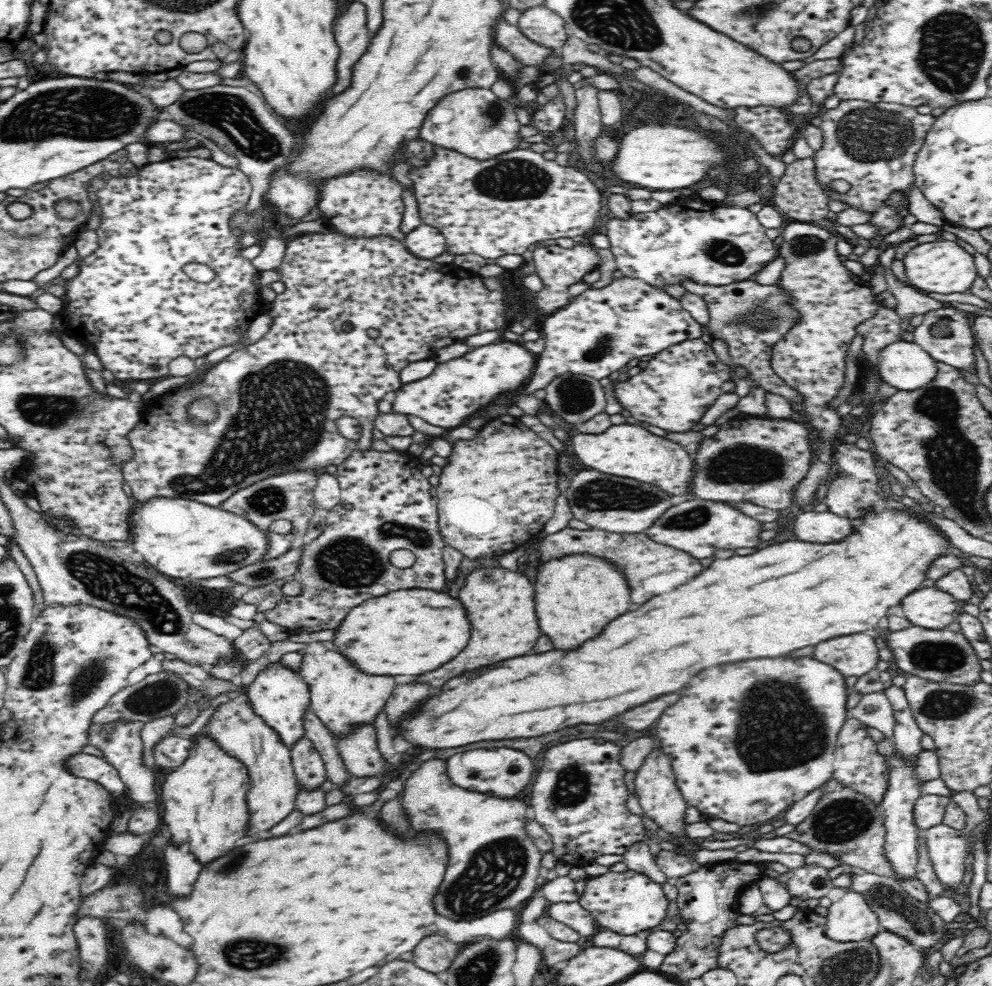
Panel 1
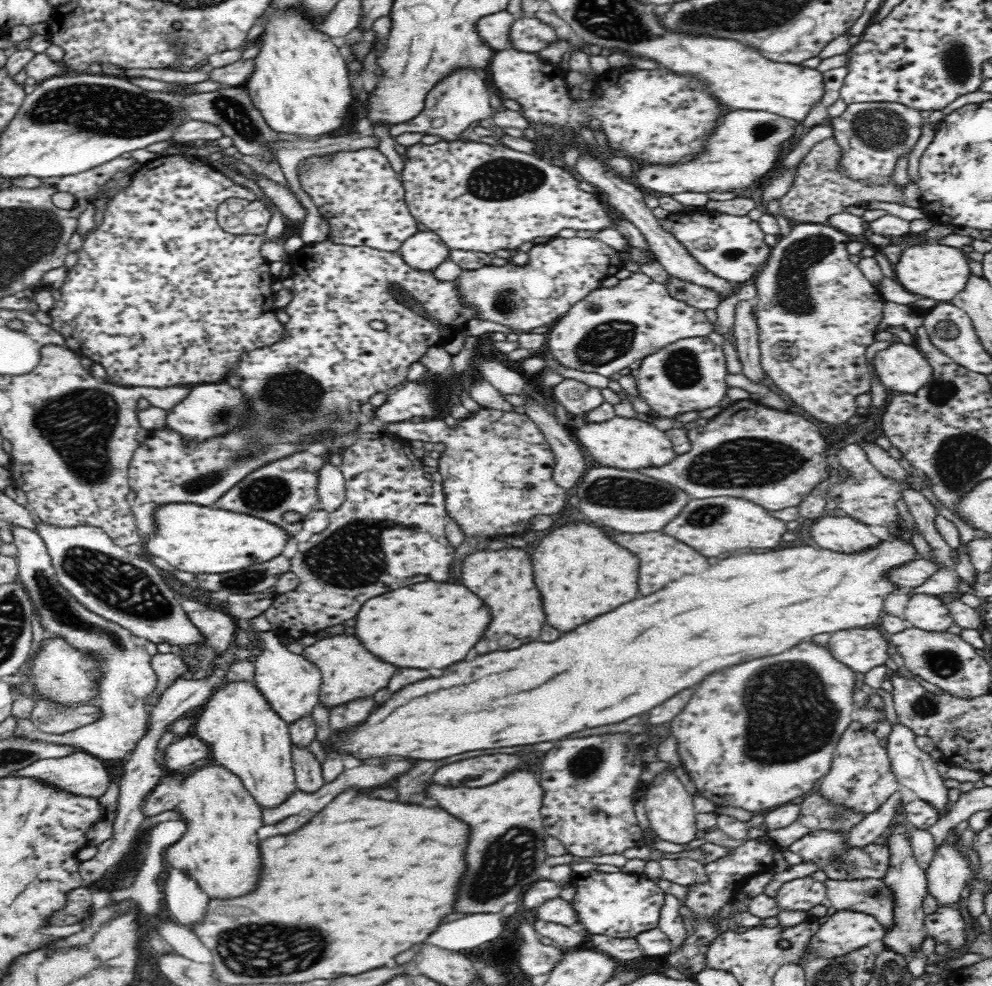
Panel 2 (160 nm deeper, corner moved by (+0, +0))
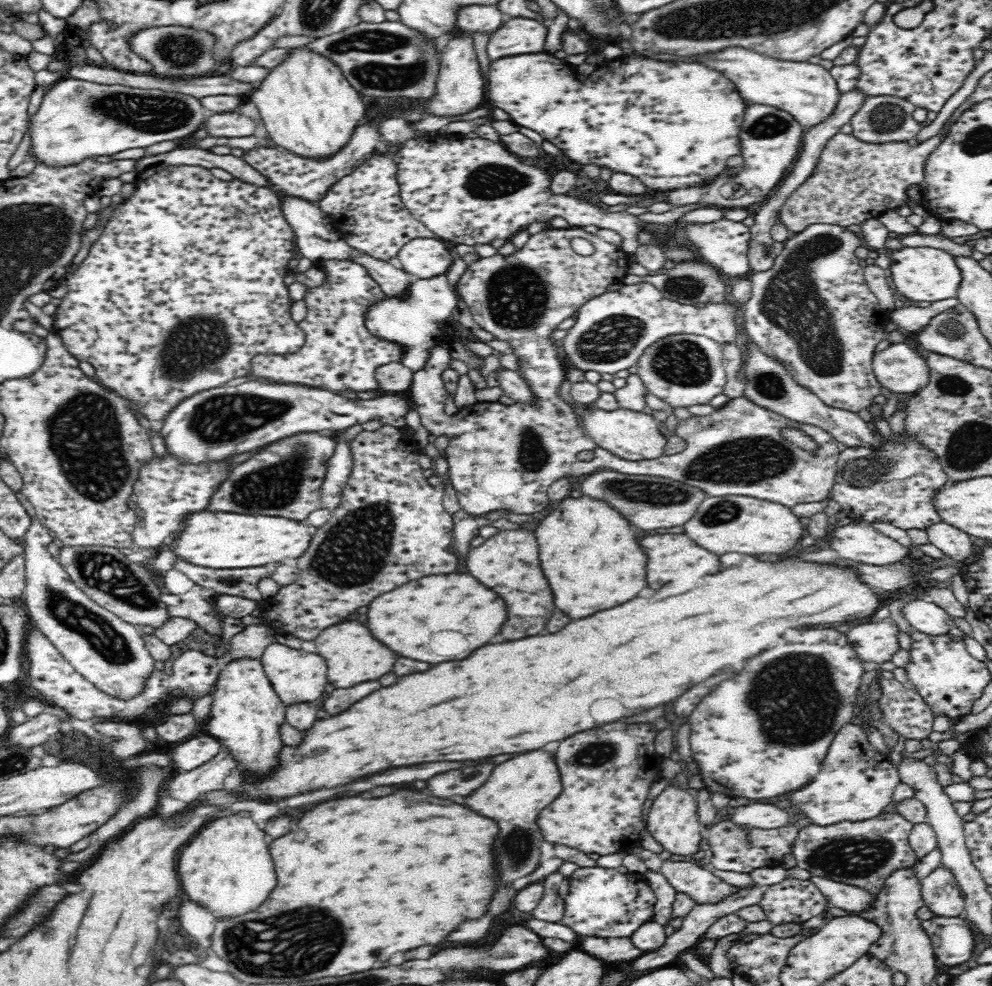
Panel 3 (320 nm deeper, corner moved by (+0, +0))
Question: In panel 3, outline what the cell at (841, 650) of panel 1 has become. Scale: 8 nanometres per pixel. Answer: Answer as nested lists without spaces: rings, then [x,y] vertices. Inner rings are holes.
[[[868,620],[866,624],[860,624],[848,632],[848,642],[852,642],[854,650],[864,662],[878,662],[881,665],[901,649],[899,632],[894,621]]]

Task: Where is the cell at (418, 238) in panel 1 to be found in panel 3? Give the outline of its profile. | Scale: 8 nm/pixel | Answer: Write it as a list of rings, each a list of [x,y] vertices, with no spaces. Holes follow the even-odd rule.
[[[415,238],[398,252],[398,266],[419,279],[447,274],[452,264],[452,255],[444,242],[438,239]]]

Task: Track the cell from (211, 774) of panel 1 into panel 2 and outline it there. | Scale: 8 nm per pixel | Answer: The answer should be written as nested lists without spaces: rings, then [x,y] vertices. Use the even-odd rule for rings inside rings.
[[[220,764],[197,770],[187,776],[183,786],[182,800],[176,810],[180,810],[183,818],[188,820],[188,834],[184,834],[174,846],[170,846],[166,850],[166,862],[170,862],[174,868],[178,868],[184,873],[188,872],[190,879],[194,878],[208,898],[230,900],[250,894],[258,886],[258,880],[260,880],[258,830],[265,825],[260,805],[251,794],[248,794],[244,783]]]

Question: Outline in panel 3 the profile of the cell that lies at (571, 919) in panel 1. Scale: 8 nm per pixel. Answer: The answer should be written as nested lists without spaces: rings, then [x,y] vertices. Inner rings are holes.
[[[557,868],[542,880],[544,896],[538,906],[534,910],[530,910],[532,919],[544,920],[544,922],[560,922],[560,918],[564,916],[564,899],[558,894],[558,887],[566,878],[566,874]]]

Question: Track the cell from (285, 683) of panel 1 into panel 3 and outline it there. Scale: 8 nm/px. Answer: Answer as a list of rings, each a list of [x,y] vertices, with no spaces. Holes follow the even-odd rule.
[[[272,641],[260,659],[276,695],[285,706],[294,703],[320,703],[325,697],[328,665],[320,654],[306,652],[300,648],[288,648],[284,644]]]

